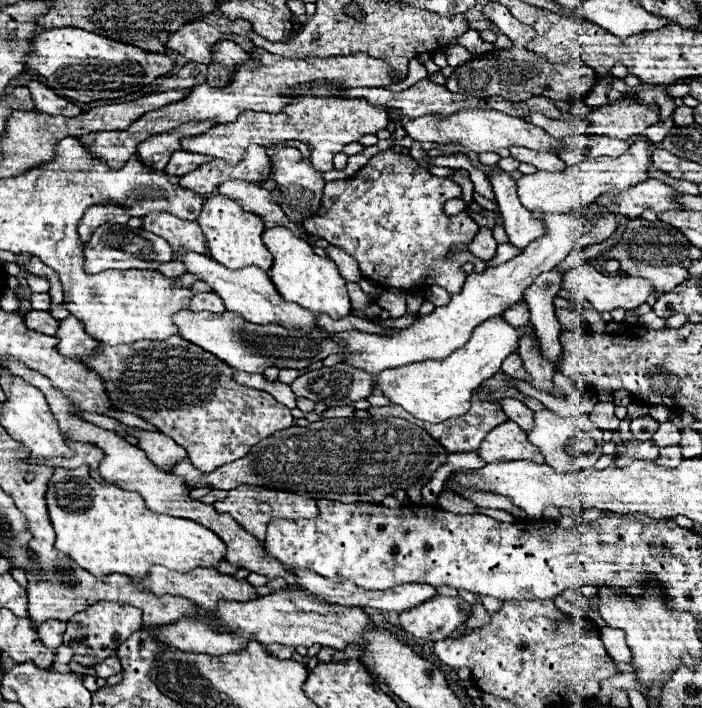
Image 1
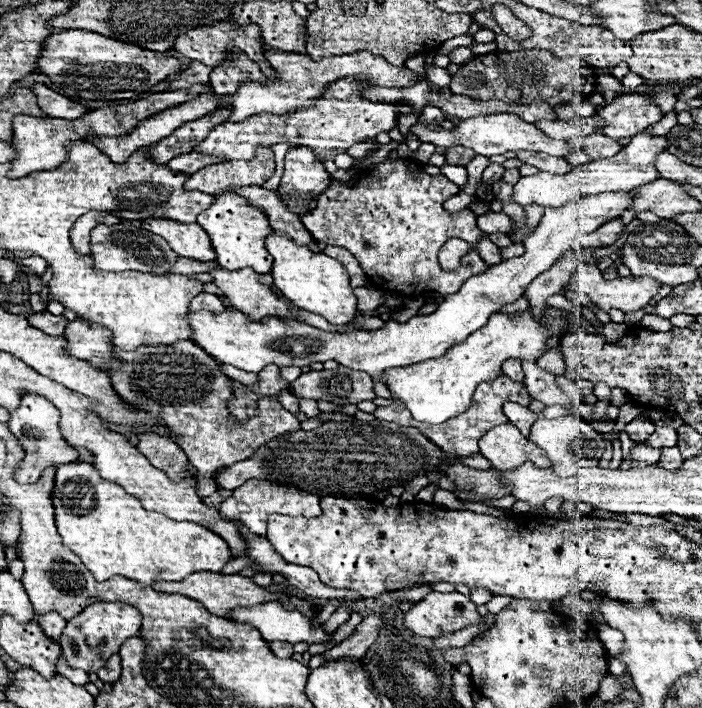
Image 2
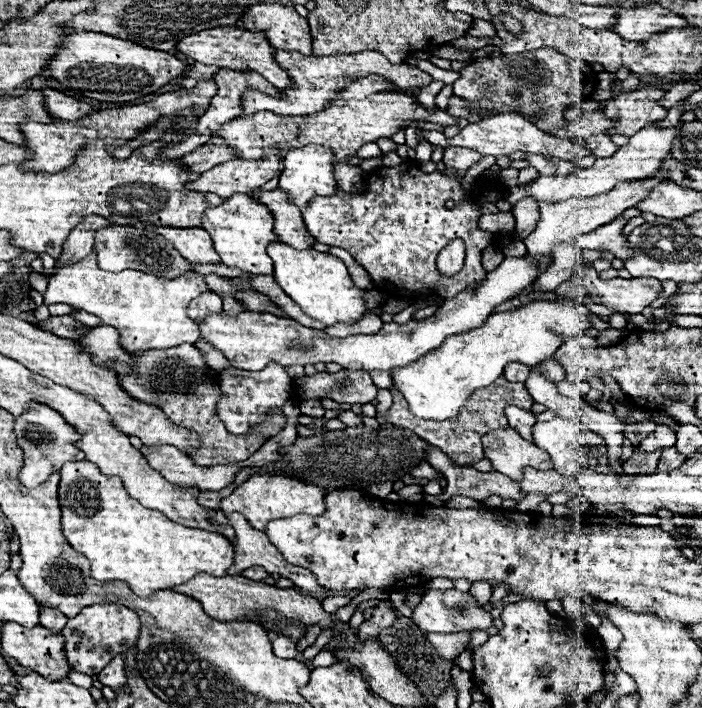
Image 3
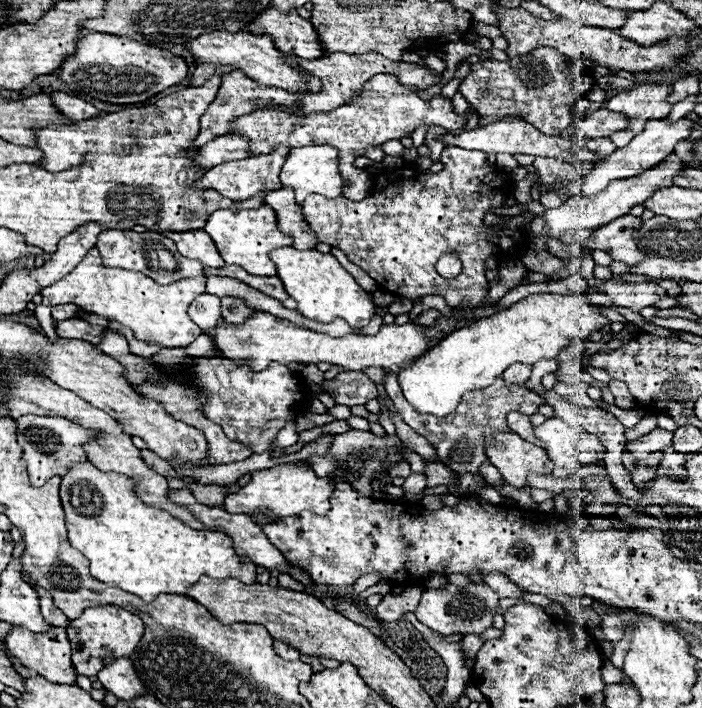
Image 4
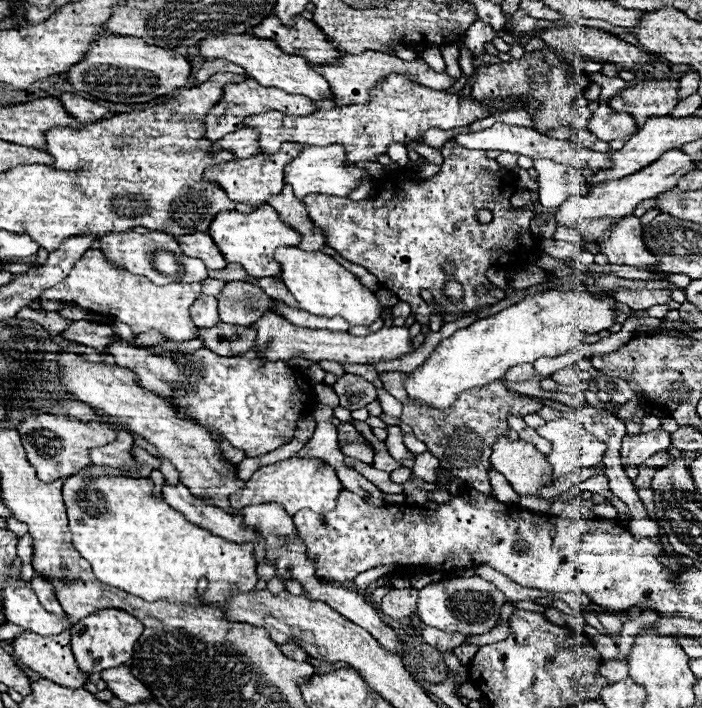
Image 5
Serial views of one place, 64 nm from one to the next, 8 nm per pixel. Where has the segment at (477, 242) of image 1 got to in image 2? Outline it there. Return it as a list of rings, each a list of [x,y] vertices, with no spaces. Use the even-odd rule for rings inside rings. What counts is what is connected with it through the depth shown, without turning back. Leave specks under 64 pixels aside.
[[[484,234],[484,238],[476,244],[476,250],[478,254],[482,256],[482,260],[488,264],[488,266],[494,266],[500,262],[500,252],[498,252],[498,246],[490,242],[488,234]],[[451,238],[439,252],[439,262],[444,270],[452,270],[460,265],[461,258],[472,250],[472,245],[459,238]]]

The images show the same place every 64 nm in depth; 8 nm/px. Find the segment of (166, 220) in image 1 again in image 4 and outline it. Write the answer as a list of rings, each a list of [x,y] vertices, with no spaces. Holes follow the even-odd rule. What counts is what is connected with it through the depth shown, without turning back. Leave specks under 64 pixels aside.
[[[204,230],[164,232],[164,236],[174,240],[178,252],[190,260],[200,260],[204,266],[212,266],[212,268],[224,266],[224,260],[220,260],[216,246],[212,244],[212,238]]]

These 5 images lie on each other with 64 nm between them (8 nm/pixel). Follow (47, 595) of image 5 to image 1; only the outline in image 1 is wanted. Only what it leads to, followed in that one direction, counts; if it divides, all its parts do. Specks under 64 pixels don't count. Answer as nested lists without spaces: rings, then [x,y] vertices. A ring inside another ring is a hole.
[[[50,620],[48,624],[42,624],[42,626],[38,628],[38,636],[40,636],[40,640],[44,642],[44,646],[46,646],[46,648],[56,650],[58,646],[62,646],[64,630],[66,630],[66,624],[64,624],[64,622]]]

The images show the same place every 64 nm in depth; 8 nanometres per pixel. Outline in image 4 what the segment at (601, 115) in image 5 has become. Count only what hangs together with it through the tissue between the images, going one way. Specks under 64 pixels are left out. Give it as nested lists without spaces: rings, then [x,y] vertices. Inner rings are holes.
[[[600,108],[578,122],[578,134],[584,138],[608,138],[618,130],[626,130],[624,116],[612,114],[606,108]]]

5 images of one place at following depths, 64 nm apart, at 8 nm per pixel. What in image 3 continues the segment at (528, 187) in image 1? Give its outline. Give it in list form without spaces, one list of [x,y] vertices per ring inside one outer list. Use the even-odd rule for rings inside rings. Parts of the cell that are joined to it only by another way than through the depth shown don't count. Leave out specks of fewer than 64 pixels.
[[[650,124],[648,128],[642,128],[640,132],[636,132],[636,136],[632,136],[630,142],[626,146],[622,146],[614,156],[598,158],[594,162],[594,166],[578,168],[570,176],[538,176],[536,180],[532,180],[528,184],[514,186],[510,189],[506,199],[512,205],[528,196],[538,202],[558,204],[558,202],[570,200],[574,196],[596,196],[602,192],[610,192],[616,184],[622,184],[622,182],[640,182],[640,180],[652,178],[654,172],[660,168],[660,160],[664,156],[670,156],[672,136],[678,136],[678,128],[658,128],[658,126]]]

